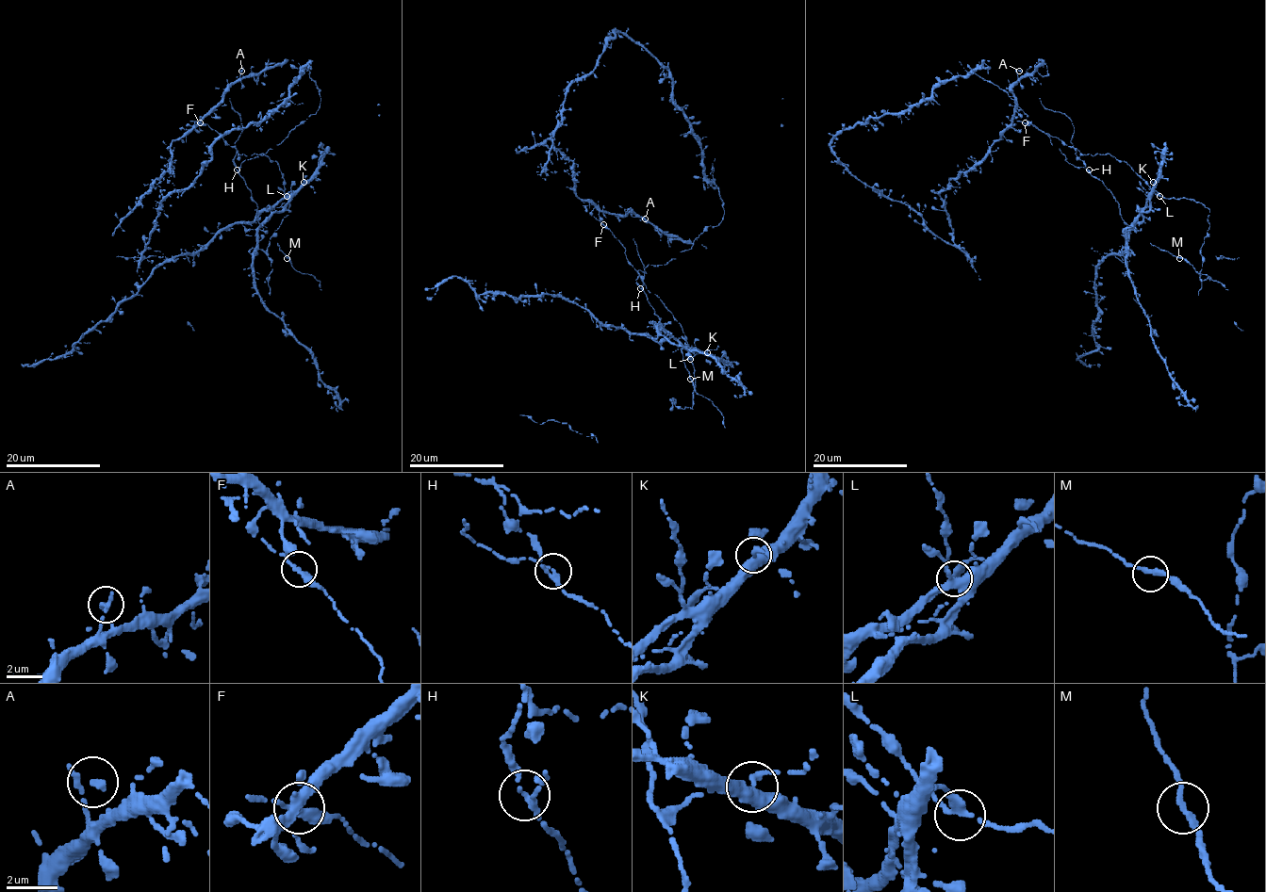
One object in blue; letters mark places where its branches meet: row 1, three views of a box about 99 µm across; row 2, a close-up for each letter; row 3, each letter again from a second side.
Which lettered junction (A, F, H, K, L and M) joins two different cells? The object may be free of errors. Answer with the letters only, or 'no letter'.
L

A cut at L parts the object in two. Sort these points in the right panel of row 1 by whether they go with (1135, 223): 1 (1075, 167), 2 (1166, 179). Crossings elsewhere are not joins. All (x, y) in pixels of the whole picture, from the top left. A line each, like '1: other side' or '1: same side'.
1: same side
2: same side

